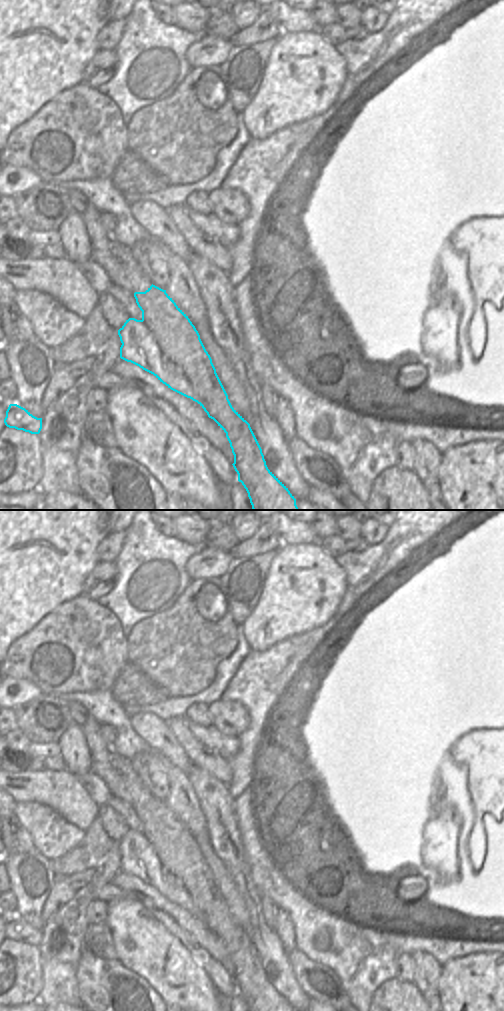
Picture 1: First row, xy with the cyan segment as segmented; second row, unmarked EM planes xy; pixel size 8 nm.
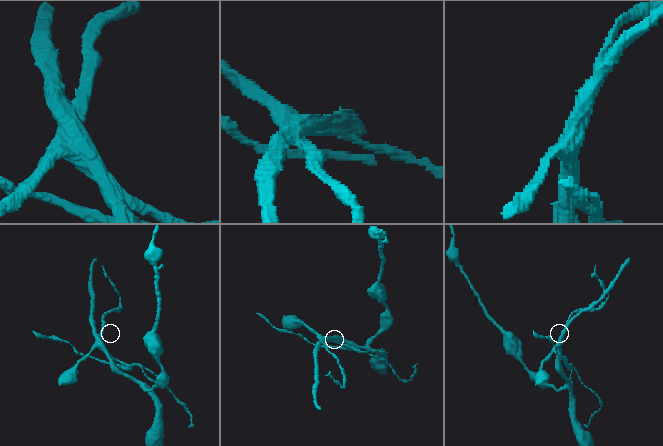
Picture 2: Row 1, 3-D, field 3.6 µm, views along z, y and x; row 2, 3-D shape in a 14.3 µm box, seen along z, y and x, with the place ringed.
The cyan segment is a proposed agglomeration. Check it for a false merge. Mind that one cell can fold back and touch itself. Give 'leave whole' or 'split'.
split

